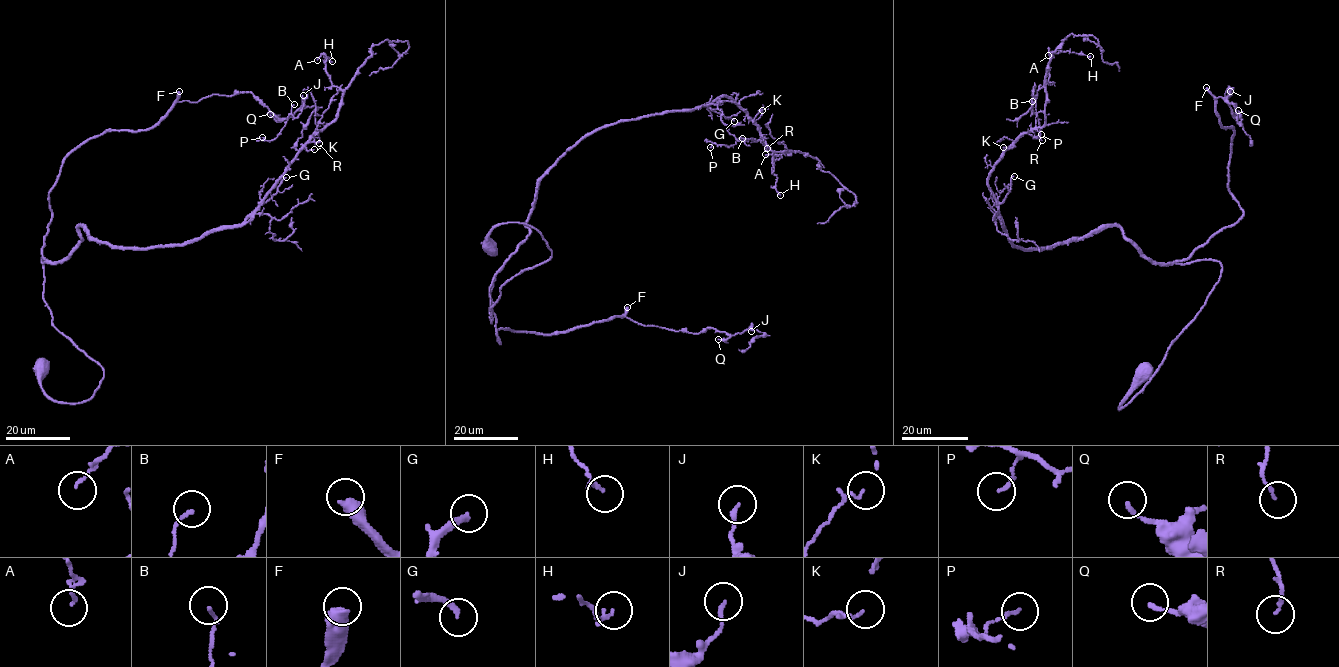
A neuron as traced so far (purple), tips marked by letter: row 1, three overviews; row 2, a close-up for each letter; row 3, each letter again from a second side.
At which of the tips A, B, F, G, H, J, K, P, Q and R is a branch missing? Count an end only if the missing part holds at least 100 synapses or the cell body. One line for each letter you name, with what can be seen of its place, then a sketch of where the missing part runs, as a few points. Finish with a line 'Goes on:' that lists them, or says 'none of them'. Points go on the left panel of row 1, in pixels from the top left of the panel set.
F: (179, 91) | (179, 91), (191, 82), (213, 87), (227, 109), (242, 102), (274, 113), (273, 129), (283, 134)
Goes on: F

